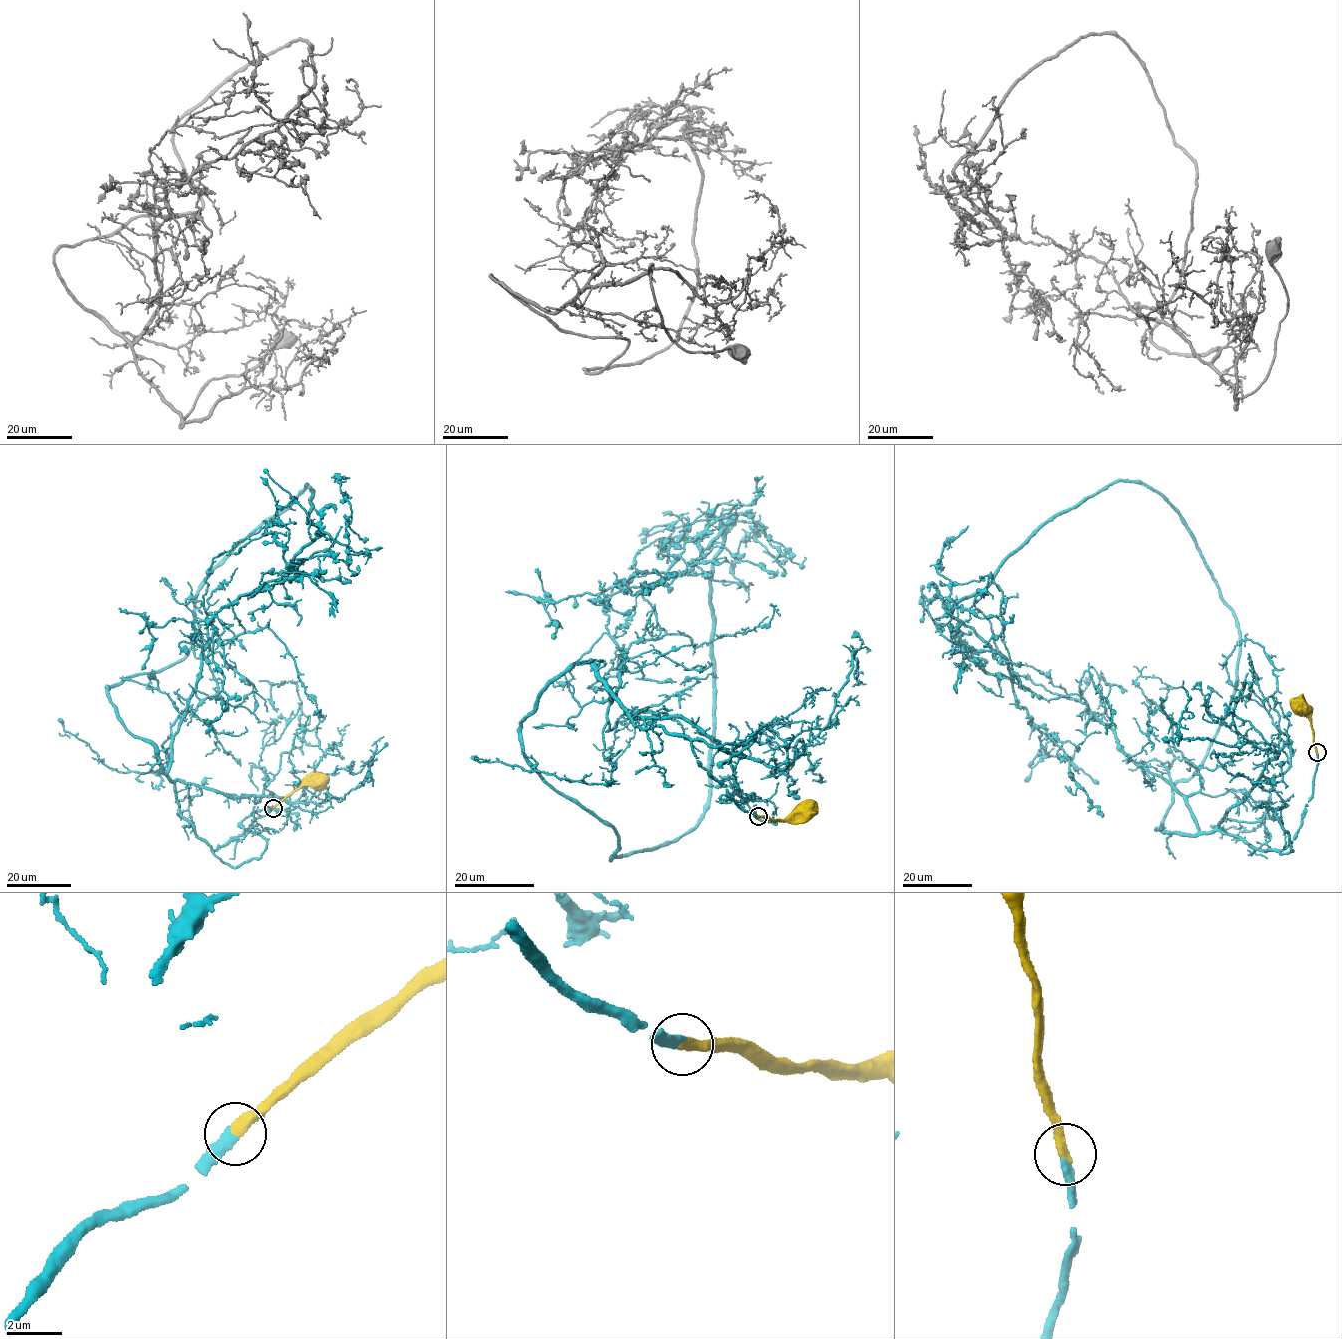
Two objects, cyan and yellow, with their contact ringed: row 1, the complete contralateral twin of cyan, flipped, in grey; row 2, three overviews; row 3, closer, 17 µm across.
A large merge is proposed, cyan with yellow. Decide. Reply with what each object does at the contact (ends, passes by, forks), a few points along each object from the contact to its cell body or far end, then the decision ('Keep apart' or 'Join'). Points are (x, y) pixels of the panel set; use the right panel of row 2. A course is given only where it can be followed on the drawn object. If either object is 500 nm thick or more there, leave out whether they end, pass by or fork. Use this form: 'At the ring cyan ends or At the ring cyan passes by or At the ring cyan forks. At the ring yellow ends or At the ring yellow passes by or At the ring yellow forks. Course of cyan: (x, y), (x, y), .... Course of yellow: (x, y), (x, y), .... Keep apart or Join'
At the ring cyan ends. At the ring yellow ends. Course of cyan: (1317, 752), (1283, 849), (1156, 831), (1227, 713), (1239, 627), (1157, 491), (1114, 481), (1086, 500). Course of yellow: (1317, 751), (1313, 730), (1307, 717), (1295, 707), (1298, 705). Join

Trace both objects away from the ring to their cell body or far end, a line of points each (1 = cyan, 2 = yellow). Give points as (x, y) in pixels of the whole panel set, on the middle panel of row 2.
1: (758, 816), (587, 662), (520, 732), (547, 783), (611, 826), (611, 861), (697, 823), (710, 740)
2: (758, 817), (785, 818), (804, 805), (807, 808)

